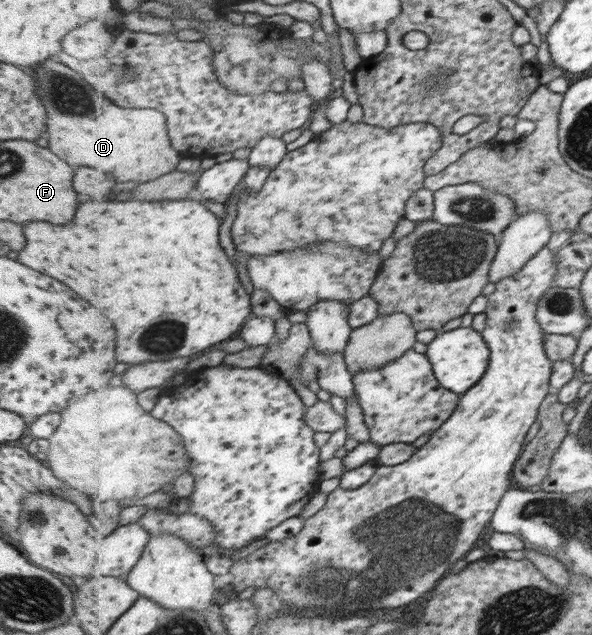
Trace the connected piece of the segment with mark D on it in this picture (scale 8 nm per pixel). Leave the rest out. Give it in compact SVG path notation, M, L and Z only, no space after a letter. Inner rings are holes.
M70 57L62 58L62 63L44 61L33 68L22 68L24 73L33 77L35 91L41 99L45 109L45 131L47 147L54 155L58 155L68 165L84 165L92 167L96 171L112 173L120 181L152 181L162 175L174 172L176 165L186 155L174 149L173 141L169 136L168 121L166 114L159 109L150 108L125 108L115 104L104 93L102 97L92 95L90 82L87 76L81 76L82 59Z

